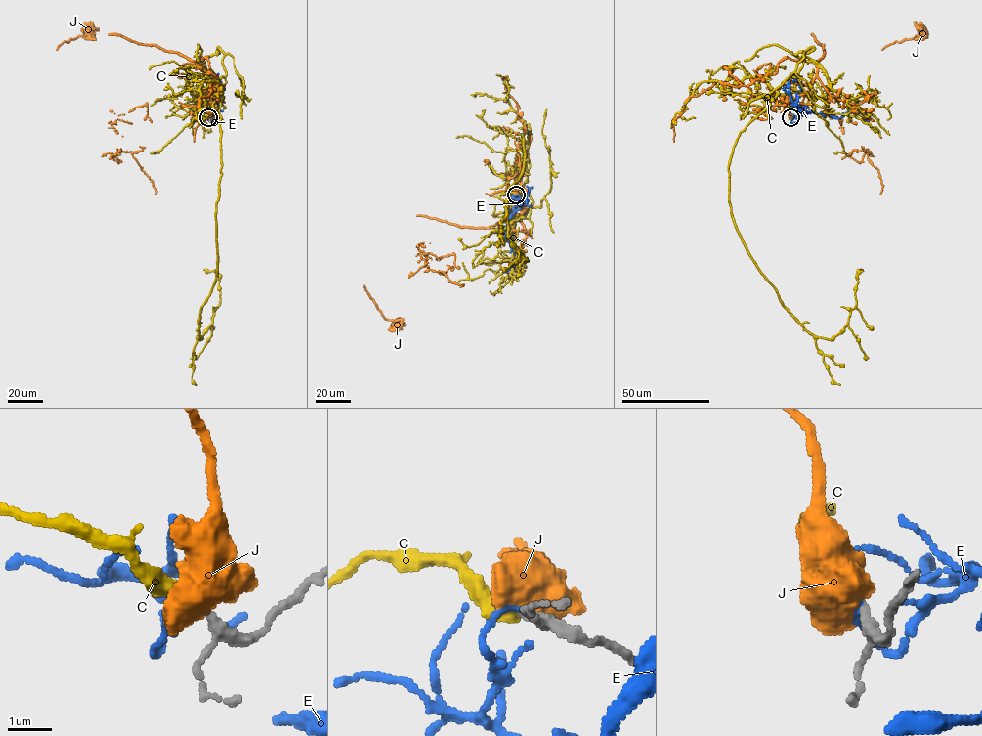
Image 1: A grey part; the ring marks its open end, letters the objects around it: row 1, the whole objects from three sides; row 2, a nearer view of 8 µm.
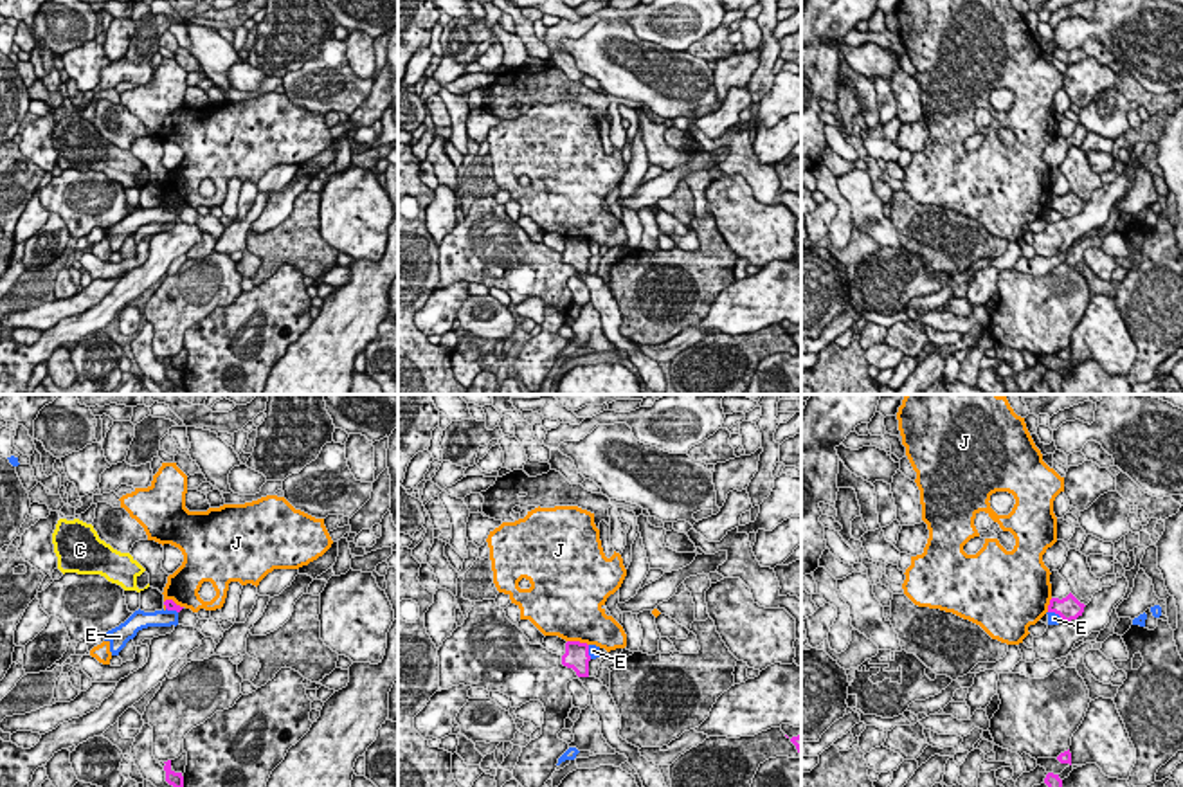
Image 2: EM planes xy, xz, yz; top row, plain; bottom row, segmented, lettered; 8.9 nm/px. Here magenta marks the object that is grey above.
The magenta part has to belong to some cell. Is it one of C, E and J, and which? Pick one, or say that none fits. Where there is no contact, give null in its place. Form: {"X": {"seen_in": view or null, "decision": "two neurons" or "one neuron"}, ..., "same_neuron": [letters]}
{"C": {"seen_in": null, "decision": "one neuron"}, "E": {"seen_in": "yz", "decision": "two neurons"}, "J": {"seen_in": "xz", "decision": "two neurons"}, "same_neuron": ["C"]}

